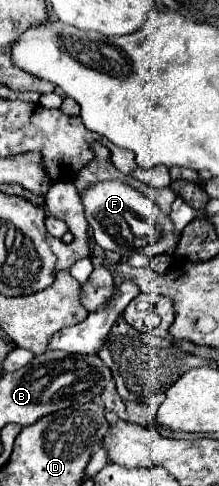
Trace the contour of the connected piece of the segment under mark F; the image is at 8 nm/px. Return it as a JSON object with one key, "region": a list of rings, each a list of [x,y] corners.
{"region":[[[99,181],[97,185],[89,185],[89,189],[83,189],[79,197],[85,209],[85,219],[93,231],[93,239],[105,251],[115,251],[125,257],[141,251],[147,257],[153,257],[171,251],[179,241],[179,233],[175,233],[171,217],[161,213],[161,209],[157,209],[157,205],[149,197],[127,183]]]}

